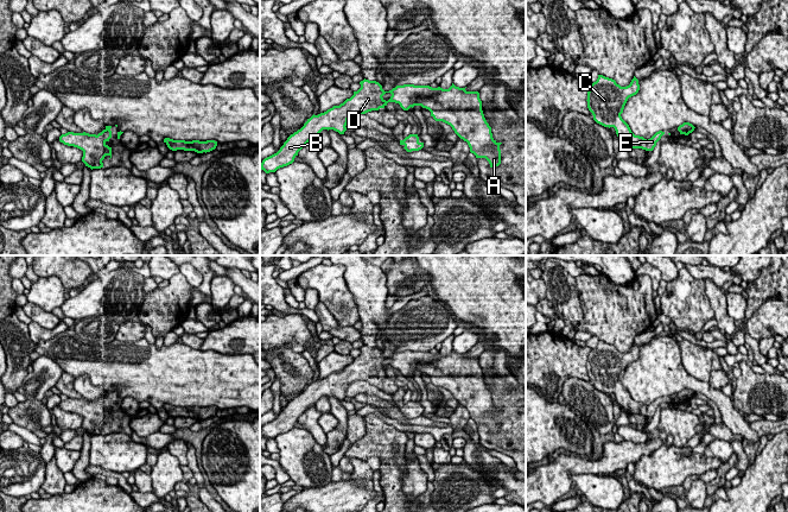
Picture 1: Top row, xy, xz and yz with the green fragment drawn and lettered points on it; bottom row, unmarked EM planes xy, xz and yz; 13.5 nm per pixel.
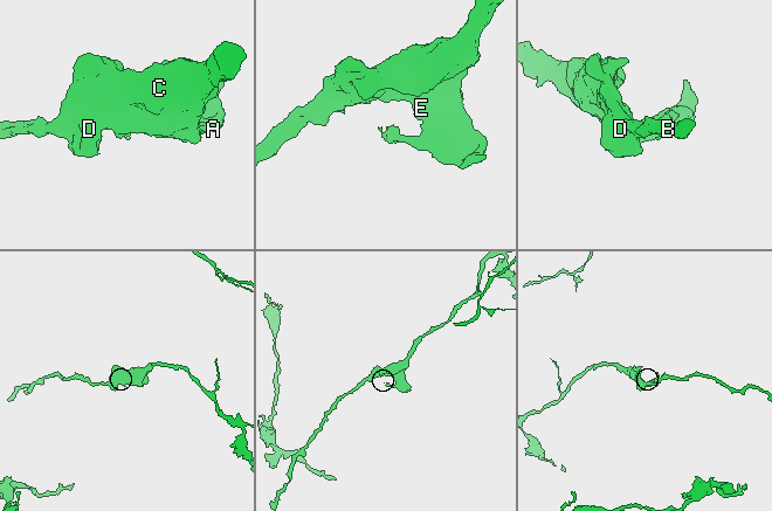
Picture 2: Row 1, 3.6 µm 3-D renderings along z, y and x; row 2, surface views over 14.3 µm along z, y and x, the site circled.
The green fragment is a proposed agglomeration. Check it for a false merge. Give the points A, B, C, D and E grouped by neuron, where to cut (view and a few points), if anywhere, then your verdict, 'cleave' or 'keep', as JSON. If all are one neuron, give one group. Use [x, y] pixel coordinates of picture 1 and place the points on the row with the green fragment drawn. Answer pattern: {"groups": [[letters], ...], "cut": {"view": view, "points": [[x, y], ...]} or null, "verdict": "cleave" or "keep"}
{"groups": [["A", "B", "C", "D", "E"]], "cut": null, "verdict": "keep"}

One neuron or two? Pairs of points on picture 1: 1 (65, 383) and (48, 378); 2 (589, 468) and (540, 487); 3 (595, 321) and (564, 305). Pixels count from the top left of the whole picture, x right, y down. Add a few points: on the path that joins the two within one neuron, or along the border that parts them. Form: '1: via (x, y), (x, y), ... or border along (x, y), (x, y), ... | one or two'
1: border along (63, 372), (55, 385) | two
2: via (577, 467), (563, 467), (552, 478) | one
3: border along (577, 288), (583, 315), (580, 328) | two

